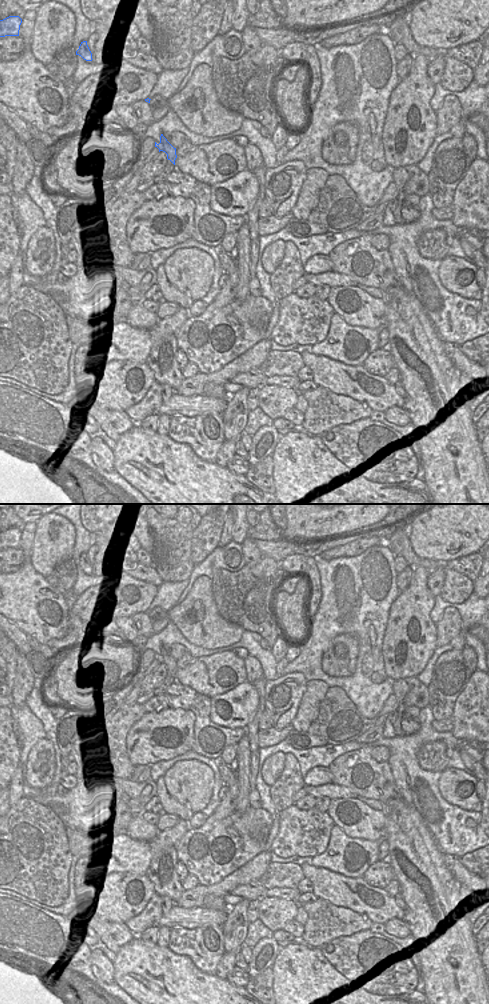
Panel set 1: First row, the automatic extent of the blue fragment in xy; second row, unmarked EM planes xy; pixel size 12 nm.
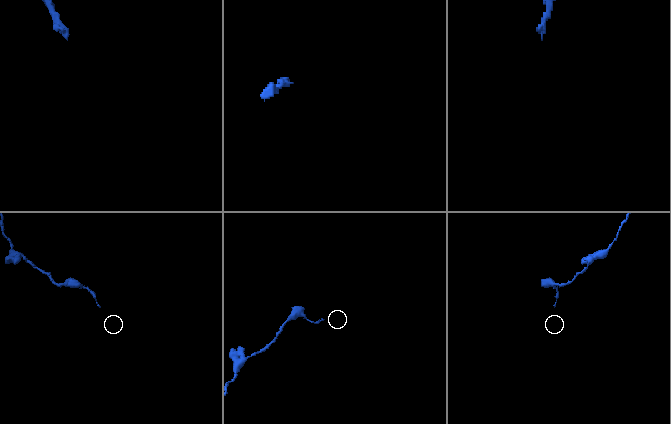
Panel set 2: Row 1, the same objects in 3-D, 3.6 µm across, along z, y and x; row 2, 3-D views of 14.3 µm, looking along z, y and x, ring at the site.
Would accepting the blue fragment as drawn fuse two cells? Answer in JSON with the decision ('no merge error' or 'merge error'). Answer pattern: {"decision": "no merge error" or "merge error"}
{"decision": "merge error"}

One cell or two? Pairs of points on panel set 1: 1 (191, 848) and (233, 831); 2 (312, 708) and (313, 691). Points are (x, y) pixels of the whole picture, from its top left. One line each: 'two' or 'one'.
1: one
2: one

